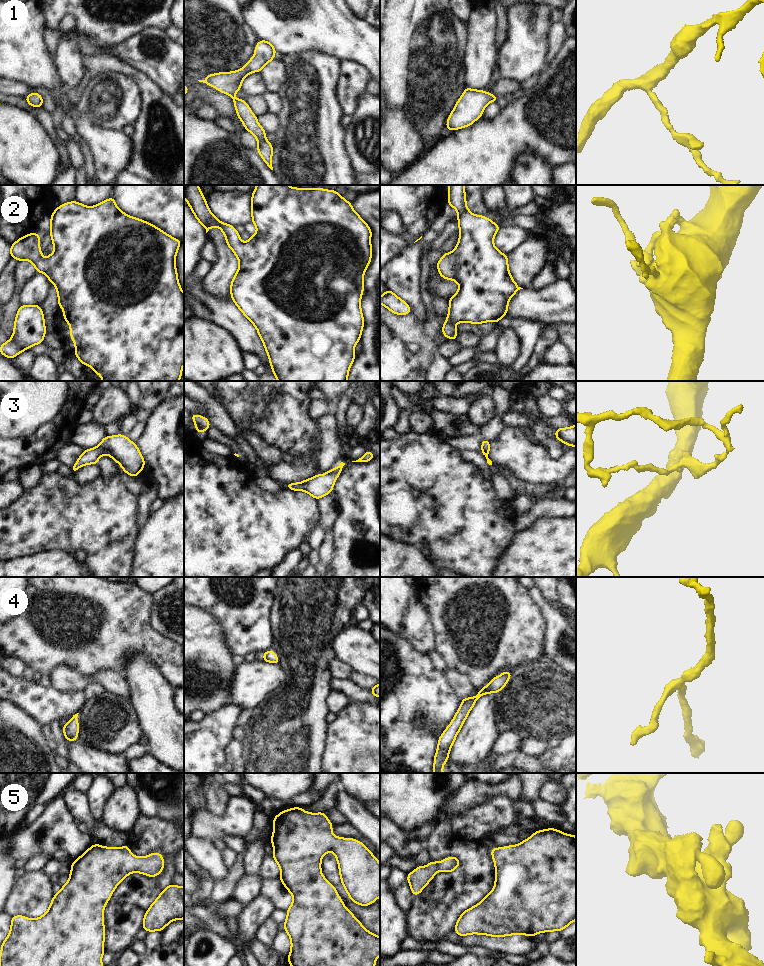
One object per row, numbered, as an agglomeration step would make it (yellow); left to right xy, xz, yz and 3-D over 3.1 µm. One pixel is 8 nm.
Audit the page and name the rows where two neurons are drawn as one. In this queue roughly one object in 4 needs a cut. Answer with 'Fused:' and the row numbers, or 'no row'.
Fused: no row

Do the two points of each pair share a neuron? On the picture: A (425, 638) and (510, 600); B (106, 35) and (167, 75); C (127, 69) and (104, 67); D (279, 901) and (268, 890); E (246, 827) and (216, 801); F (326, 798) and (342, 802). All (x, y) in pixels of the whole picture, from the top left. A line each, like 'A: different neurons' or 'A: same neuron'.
A: different neurons
B: different neurons
C: same neuron
D: same neuron
E: different neurons
F: different neurons

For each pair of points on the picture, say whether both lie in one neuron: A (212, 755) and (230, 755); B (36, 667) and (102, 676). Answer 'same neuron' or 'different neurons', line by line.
A: different neurons
B: different neurons

